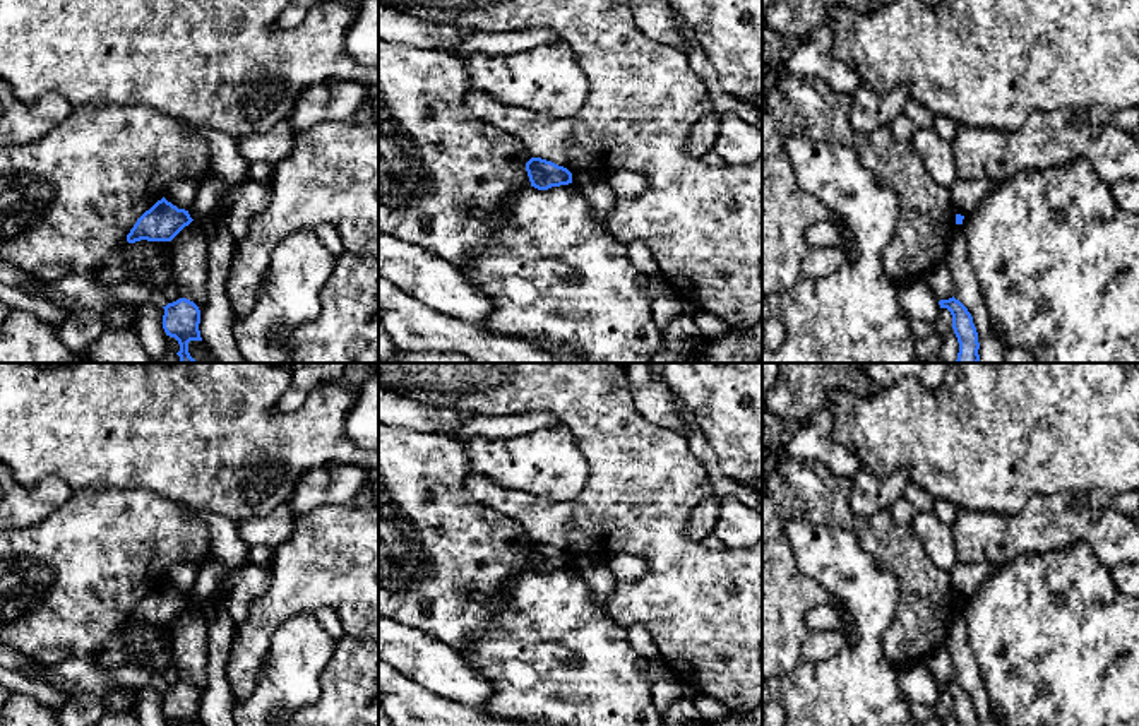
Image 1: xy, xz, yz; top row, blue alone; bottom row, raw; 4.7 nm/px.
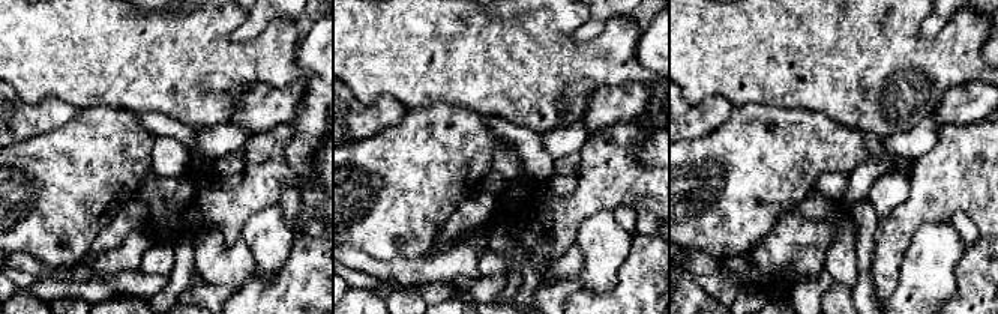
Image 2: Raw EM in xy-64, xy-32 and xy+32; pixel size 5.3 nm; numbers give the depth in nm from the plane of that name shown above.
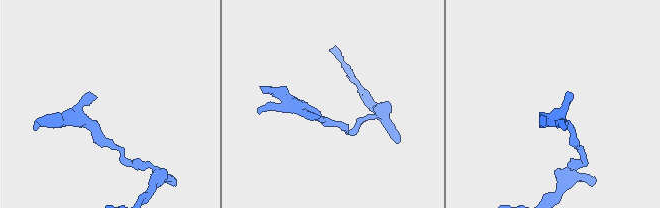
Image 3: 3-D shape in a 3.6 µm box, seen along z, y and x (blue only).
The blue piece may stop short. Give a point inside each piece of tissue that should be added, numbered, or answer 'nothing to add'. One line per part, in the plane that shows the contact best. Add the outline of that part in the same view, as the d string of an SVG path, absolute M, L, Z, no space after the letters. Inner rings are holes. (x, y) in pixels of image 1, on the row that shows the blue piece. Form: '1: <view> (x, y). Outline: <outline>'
nothing to add

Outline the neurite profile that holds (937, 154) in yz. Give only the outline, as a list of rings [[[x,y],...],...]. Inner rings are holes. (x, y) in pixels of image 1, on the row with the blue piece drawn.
[[[933,127],[916,128],[915,137],[913,137],[913,146],[916,152],[921,156],[933,180],[939,185],[951,188],[952,183],[957,180],[952,146],[945,142],[933,130]]]

